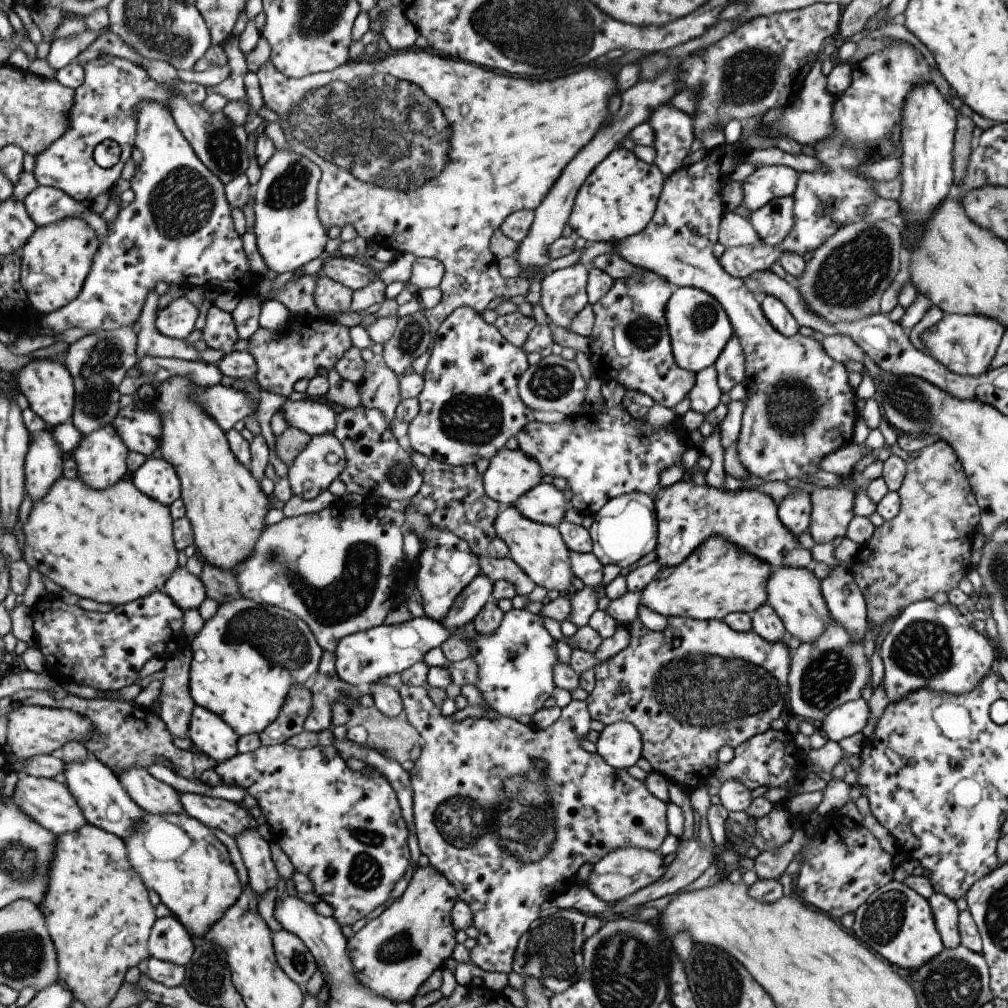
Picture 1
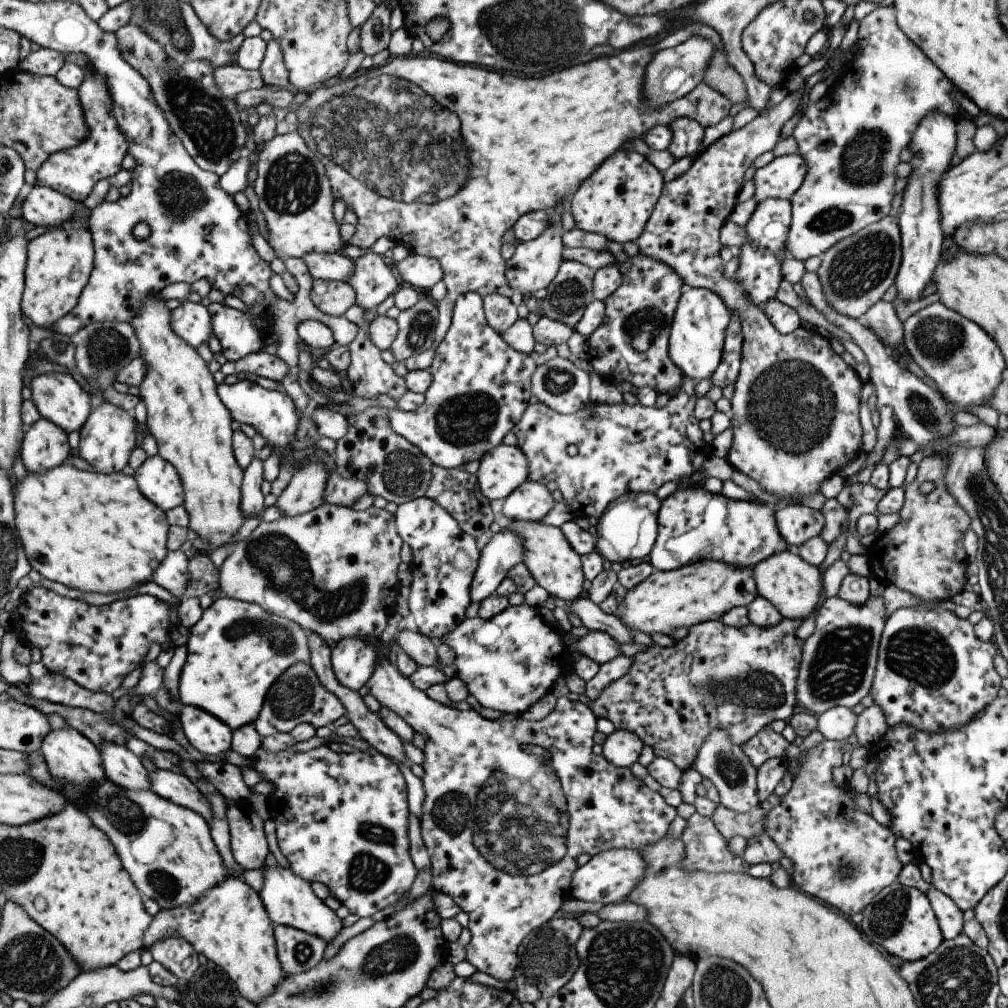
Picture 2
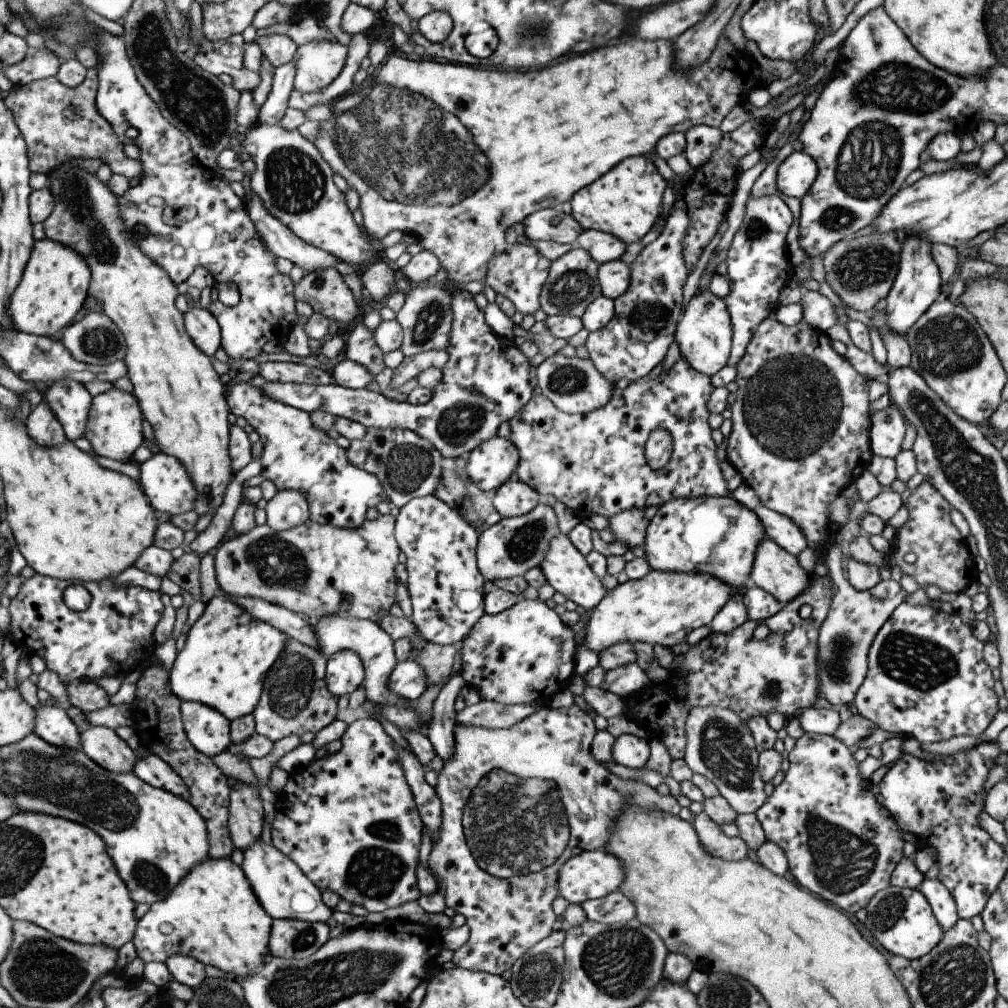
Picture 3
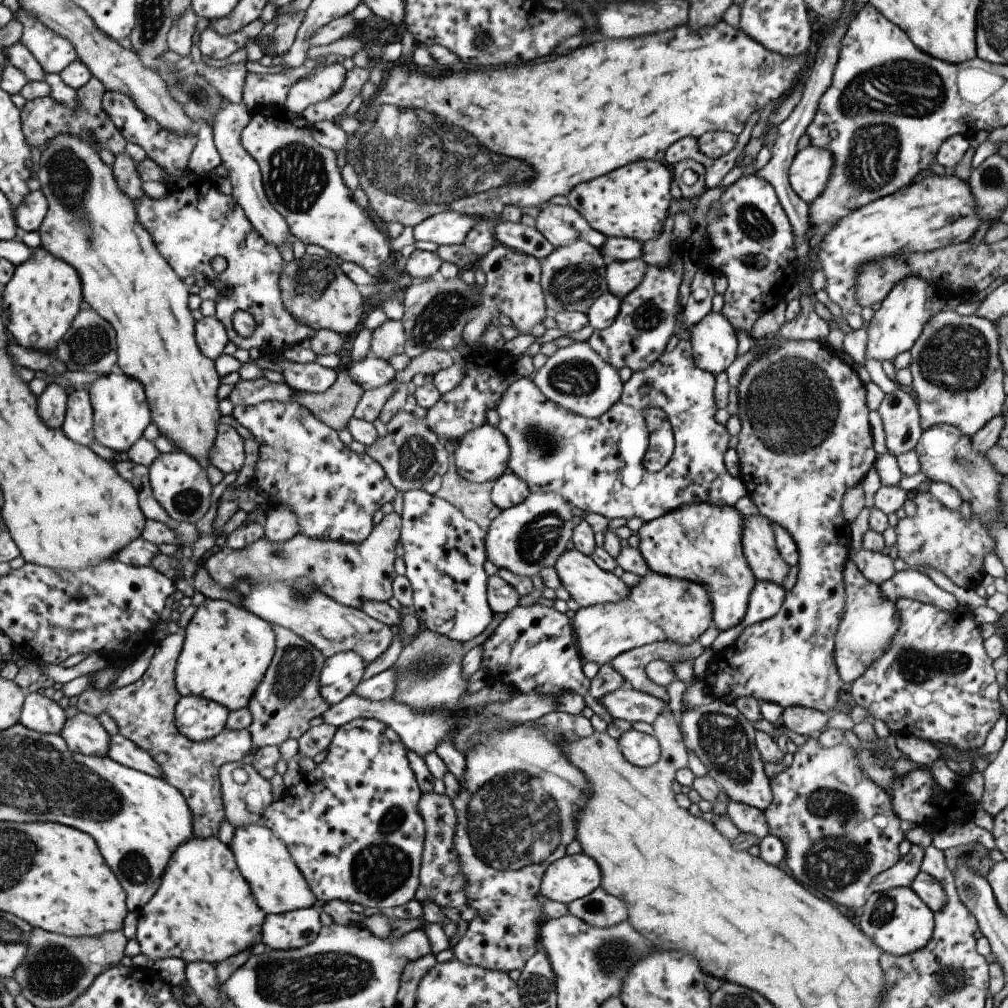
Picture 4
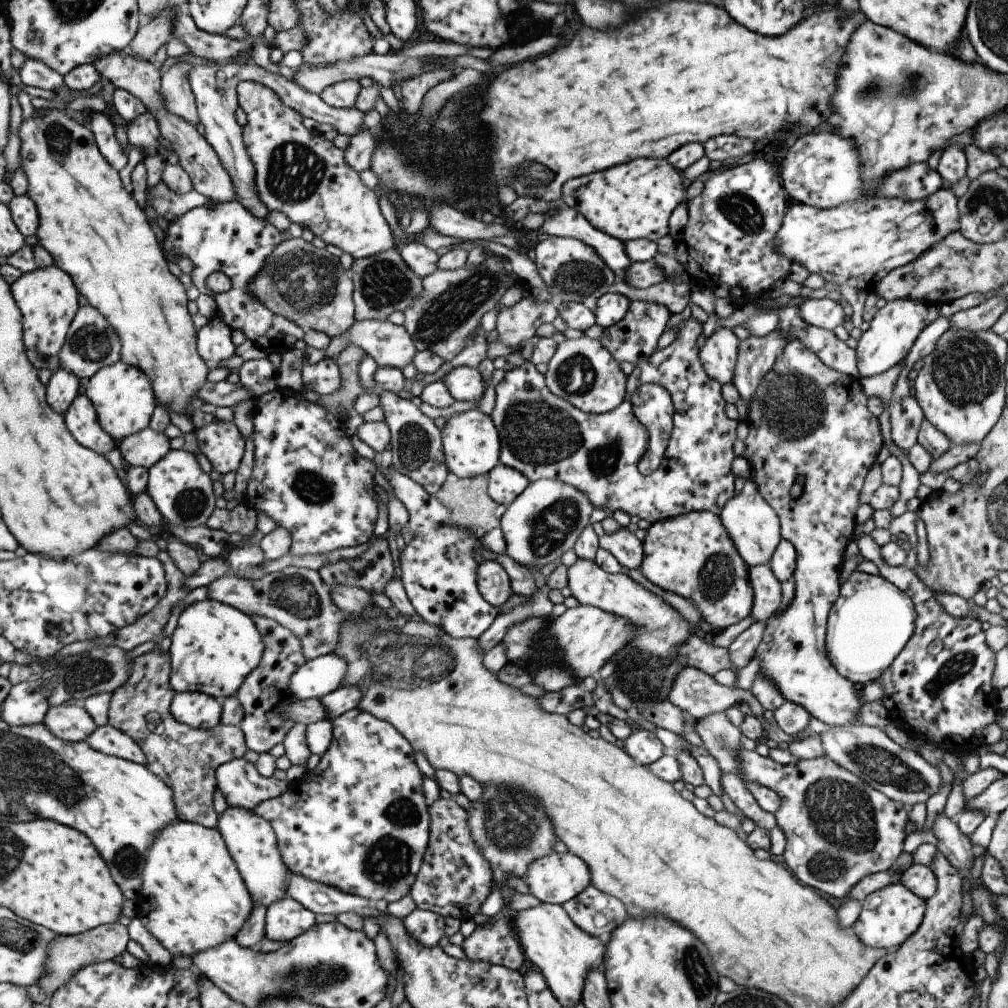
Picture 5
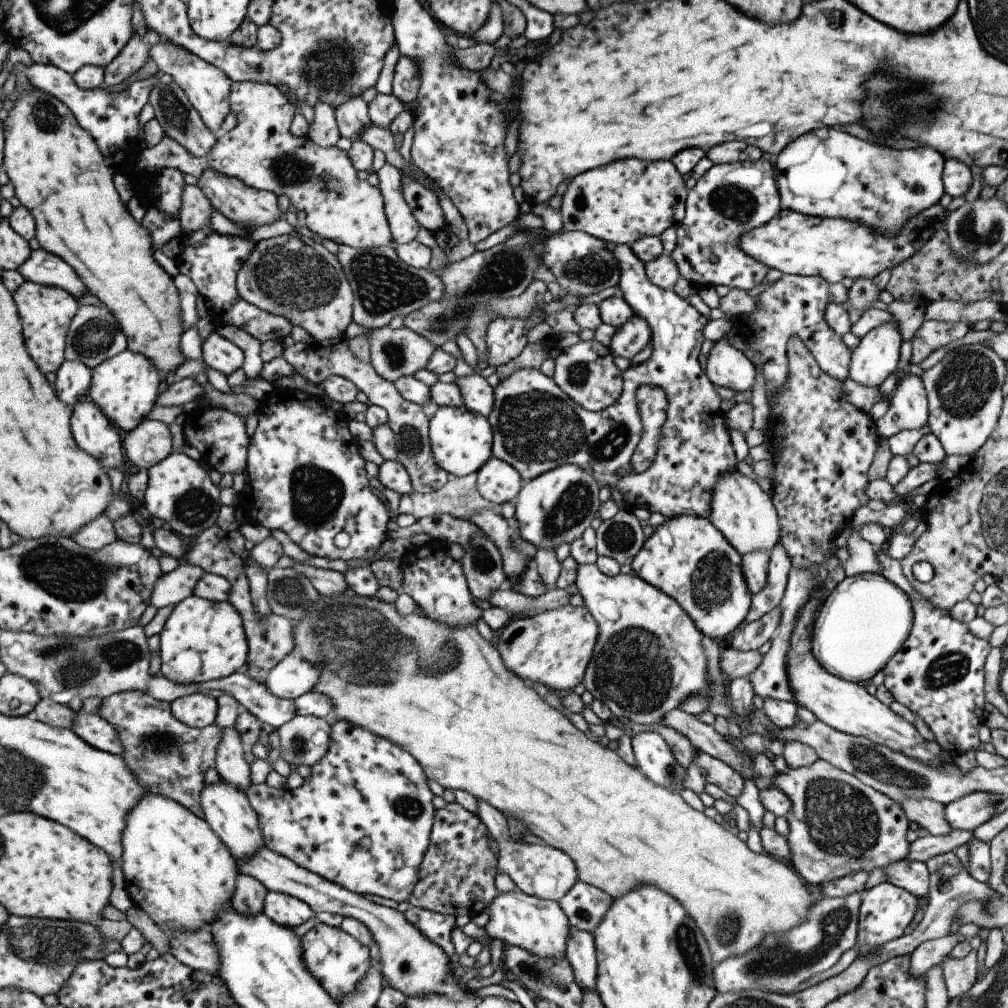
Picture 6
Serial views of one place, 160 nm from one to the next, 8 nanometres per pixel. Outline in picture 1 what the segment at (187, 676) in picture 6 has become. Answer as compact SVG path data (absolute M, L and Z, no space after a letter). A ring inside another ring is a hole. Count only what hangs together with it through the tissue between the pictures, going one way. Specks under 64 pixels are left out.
M245 598L219 606L215 615L187 642L192 650L188 689L194 704L216 713L238 737L251 733L258 735L269 726L277 718L289 687L303 687L305 680L318 668L323 654L309 627L297 616L285 609Z

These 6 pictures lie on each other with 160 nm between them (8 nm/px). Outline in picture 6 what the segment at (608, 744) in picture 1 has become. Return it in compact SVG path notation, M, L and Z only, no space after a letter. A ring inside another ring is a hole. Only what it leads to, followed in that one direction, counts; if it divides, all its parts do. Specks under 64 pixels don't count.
M640 732L629 738L629 748L632 750L633 767L641 772L653 784L680 791L686 769L681 768L673 759L667 744L656 732Z

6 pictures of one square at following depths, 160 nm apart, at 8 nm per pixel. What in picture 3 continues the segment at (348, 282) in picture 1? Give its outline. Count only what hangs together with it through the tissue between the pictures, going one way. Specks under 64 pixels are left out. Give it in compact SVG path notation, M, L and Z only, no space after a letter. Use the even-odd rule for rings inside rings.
M255 194L251 200L243 202L261 242L274 257L287 258L304 273L337 266L340 260L336 256L298 239L285 225L264 210Z

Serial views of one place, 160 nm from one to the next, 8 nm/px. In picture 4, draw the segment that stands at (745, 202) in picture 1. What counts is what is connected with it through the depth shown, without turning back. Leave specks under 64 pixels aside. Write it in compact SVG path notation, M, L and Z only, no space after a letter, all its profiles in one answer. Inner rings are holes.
M807 145L792 158L788 168L788 183L793 192L809 204L825 188L831 167L833 157L830 152Z

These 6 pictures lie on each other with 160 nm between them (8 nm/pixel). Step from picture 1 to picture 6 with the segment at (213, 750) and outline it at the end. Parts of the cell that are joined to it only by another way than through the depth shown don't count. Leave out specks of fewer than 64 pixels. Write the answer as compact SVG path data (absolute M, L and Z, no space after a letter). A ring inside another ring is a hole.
M205 693L183 695L170 704L171 713L178 721L196 729L213 724L219 709L216 698Z

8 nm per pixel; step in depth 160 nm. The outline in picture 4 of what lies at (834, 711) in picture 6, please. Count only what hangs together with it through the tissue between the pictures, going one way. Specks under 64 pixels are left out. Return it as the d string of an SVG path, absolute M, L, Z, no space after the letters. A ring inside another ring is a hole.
M778 340L768 346L768 351L763 351L753 359L749 367L745 367L736 386L737 412L736 417L740 422L737 445L734 450L738 458L738 476L744 484L747 496L755 504L758 512L766 517L775 525L783 527L795 541L798 552L798 568L796 570L796 579L790 589L785 590L785 596L779 611L770 619L760 620L759 622L747 625L736 637L733 644L725 647L723 650L713 652L710 658L709 666L704 672L702 681L708 687L712 698L728 705L741 697L751 697L757 702L763 701L773 703L783 708L787 707L805 707L818 710L823 714L833 714L835 702L839 693L848 687L838 678L838 672L833 660L834 634L838 627L840 616L843 612L845 591L842 581L842 570L845 561L848 558L849 547L849 523L843 520L841 512L841 499L848 488L856 484L864 484L866 478L871 474L876 453L873 451L873 439L871 430L867 422L868 409L865 405L865 387L863 386L857 372L851 364L846 364L837 352L827 343L816 340Z

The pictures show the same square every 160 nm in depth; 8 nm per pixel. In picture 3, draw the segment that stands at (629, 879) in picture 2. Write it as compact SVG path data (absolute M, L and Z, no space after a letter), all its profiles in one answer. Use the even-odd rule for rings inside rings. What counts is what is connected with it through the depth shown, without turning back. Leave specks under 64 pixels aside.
M603 849L583 851L569 857L558 872L558 896L567 902L580 905L583 901L604 897L621 886L625 876L623 861Z

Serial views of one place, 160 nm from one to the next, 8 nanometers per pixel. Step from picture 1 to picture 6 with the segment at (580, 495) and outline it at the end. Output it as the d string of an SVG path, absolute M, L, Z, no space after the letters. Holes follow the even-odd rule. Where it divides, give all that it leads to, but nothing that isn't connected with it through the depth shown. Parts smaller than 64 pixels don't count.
M605 243L607 250L614 255L619 266L620 276L618 287L621 289L622 298L633 310L634 315L647 322L651 332L651 353L641 364L630 365L621 372L623 382L621 395L614 404L598 412L590 412L581 408L569 399L551 378L547 378L533 368L523 368L499 381L493 389L493 407L486 417L491 428L492 457L503 460L509 464L522 479L527 482L557 468L563 464L575 464L581 470L587 470L599 487L618 490L622 495L628 509L645 509L650 512L659 512L666 519L675 516L689 515L697 518L709 519L709 500L711 500L711 488L717 482L719 474L731 472L736 469L736 458L731 447L729 432L725 424L724 413L719 408L721 399L715 392L715 388L703 374L699 366L698 354L706 343L702 336L702 330L709 321L690 306L685 299L679 298L673 291L658 288L649 282L640 262L627 245L615 245ZM639 386L657 386L663 390L667 409L665 422L659 430L657 451L653 456L653 462L642 474L634 475L629 468L628 460L635 450L643 432L643 422L637 412L637 400L635 390Z

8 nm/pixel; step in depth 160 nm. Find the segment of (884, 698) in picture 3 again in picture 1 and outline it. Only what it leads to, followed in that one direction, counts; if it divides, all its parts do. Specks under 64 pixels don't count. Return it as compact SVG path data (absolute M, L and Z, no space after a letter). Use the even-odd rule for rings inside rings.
M923 599L908 604L890 622L886 636L877 645L884 668L881 684L885 689L889 702L903 698L910 692L919 689L931 689L949 694L959 694L974 689L974 686L991 671L993 660L993 644L985 634L977 632L973 624L969 624L963 617L961 608L950 604L948 601L939 605L932 599Z

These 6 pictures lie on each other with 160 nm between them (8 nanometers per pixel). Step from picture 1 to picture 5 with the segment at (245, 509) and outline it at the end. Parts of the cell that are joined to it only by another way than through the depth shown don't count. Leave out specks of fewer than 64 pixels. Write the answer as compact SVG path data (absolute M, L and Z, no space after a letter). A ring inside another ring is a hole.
M63 109L59 110L41 110L42 114L39 117L31 116L24 120L19 128L19 138L21 138L21 160L22 169L27 176L28 190L27 194L33 198L37 203L40 212L40 227L37 237L37 242L43 245L50 255L55 259L55 264L65 269L75 280L77 288L89 302L92 307L95 307L105 318L109 324L115 328L121 342L123 342L123 352L121 358L127 364L133 364L137 368L141 368L143 372L152 380L153 390L159 405L161 405L168 412L175 412L175 414L185 414L190 420L191 412L188 411L189 402L194 398L198 391L207 382L206 374L208 373L205 360L200 356L198 350L195 350L195 328L191 324L189 312L187 312L187 298L185 298L185 290L181 286L181 282L167 270L165 264L164 252L161 251L157 234L153 232L148 221L145 219L145 212L141 206L137 204L137 200L133 198L132 192L127 192L127 188L123 186L123 180L119 176L119 171L113 168L112 164L105 158L104 153L101 152L100 145L96 141L95 133L88 125L81 126L75 120L71 120L67 116L67 112Z

